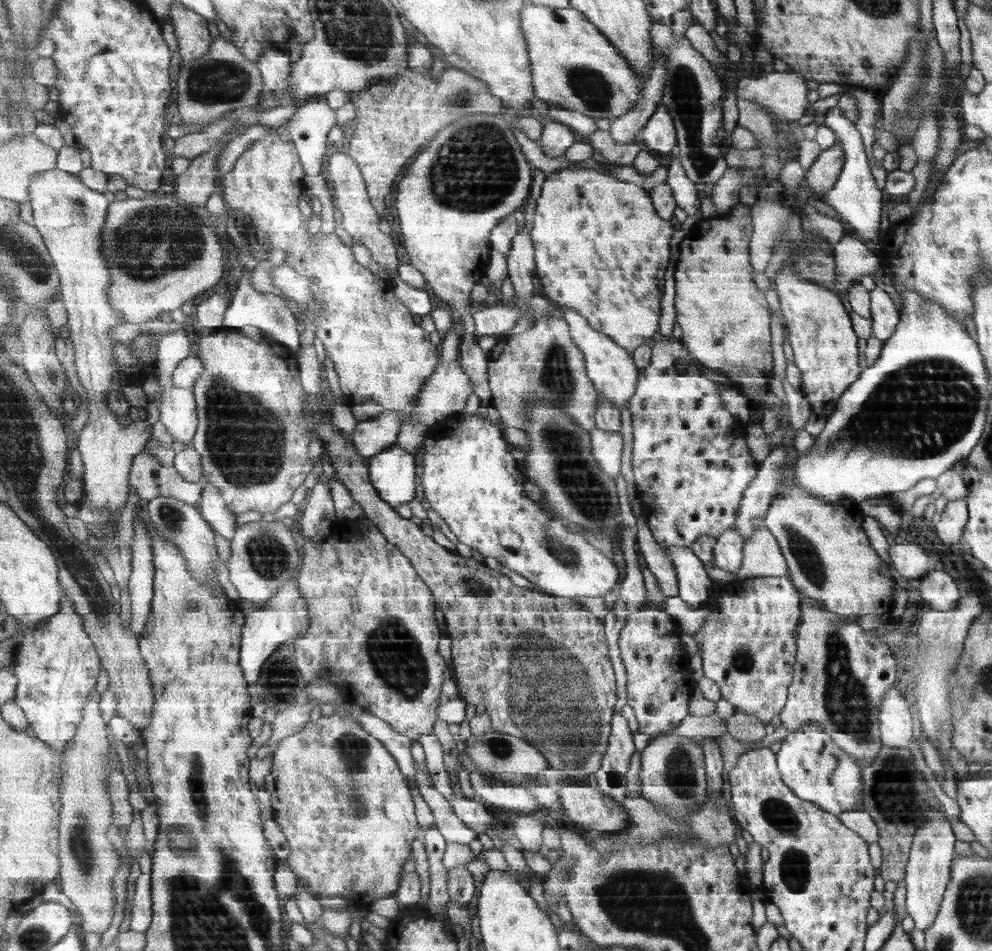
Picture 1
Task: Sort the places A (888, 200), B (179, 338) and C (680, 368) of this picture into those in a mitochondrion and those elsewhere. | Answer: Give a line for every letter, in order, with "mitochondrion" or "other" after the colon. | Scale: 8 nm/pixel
A: other
B: other
C: other

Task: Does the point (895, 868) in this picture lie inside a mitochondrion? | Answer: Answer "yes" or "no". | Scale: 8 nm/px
no

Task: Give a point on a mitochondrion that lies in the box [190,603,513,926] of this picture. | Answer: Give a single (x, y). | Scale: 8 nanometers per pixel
(406, 674)

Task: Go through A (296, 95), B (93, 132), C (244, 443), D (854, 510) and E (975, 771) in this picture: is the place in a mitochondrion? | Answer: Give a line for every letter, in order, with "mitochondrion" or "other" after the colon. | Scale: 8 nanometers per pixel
A: other
B: other
C: mitochondrion
D: other
E: other

